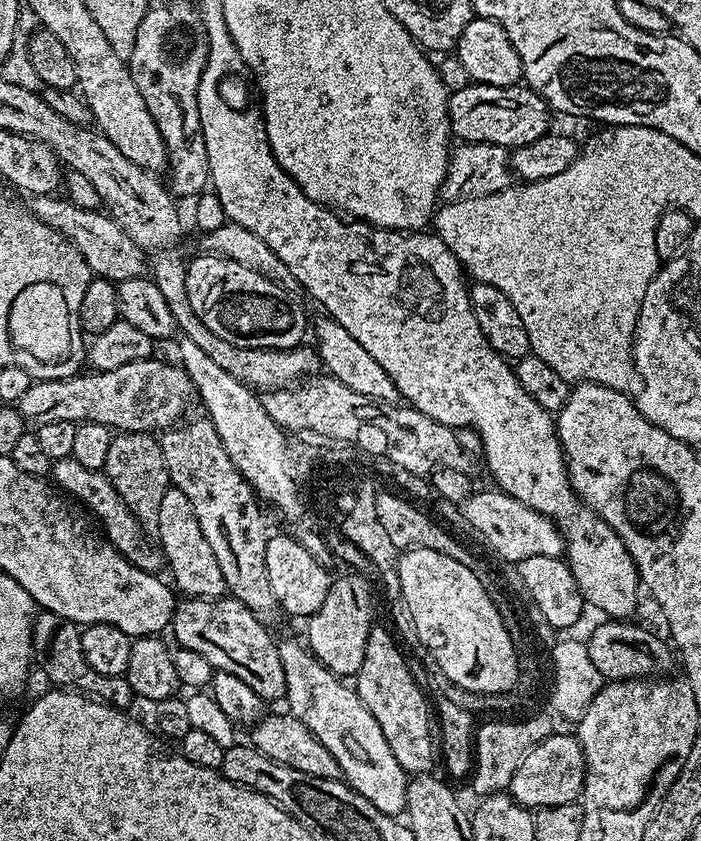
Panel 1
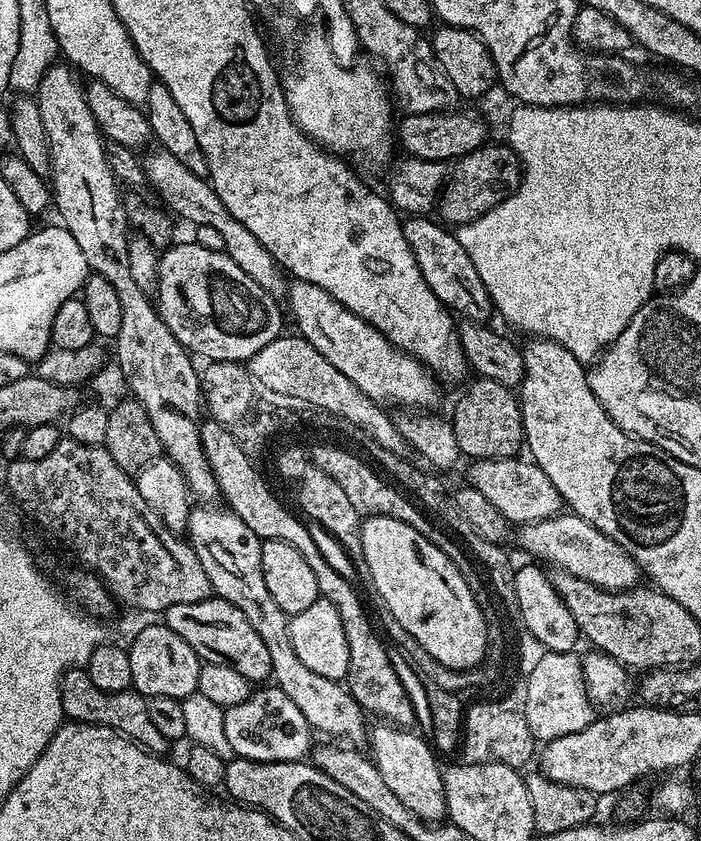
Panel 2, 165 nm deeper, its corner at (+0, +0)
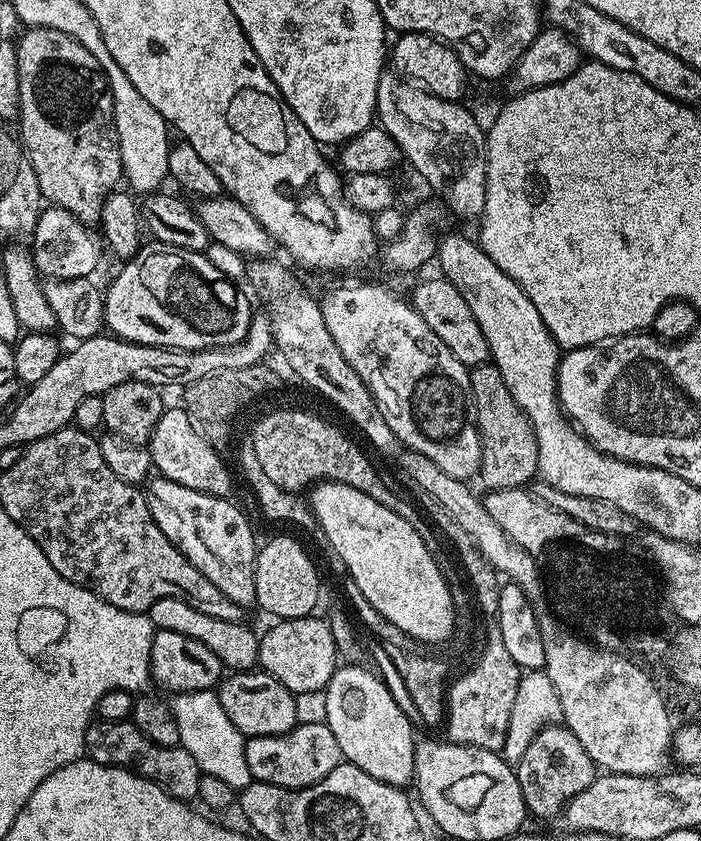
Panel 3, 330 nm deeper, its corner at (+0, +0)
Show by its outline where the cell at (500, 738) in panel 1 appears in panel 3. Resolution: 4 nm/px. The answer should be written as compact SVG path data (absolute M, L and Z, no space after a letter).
M495 626L489 628L488 641L485 642L476 665L466 669L456 681L453 679L447 689L446 739L449 744L465 744L482 750L500 752L506 742L506 730L510 726L510 710L514 710L514 697L518 695L518 682L522 670L516 665L514 658L510 658L506 646L502 646L502 634L499 628Z

